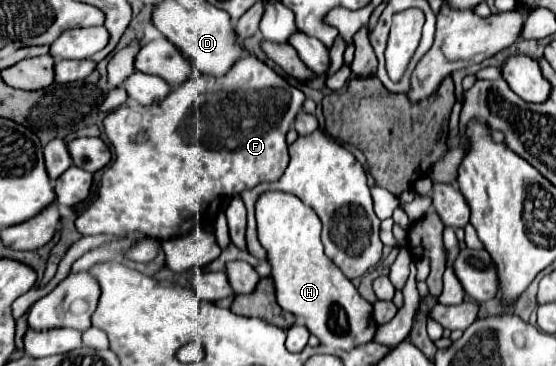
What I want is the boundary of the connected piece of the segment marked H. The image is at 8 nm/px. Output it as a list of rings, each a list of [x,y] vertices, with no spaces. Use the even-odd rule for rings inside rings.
[[[265,192],[257,200],[257,236],[267,252],[271,278],[275,282],[277,304],[283,310],[295,314],[295,318],[301,320],[307,326],[307,330],[319,338],[321,344],[339,350],[351,350],[373,338],[375,332],[375,322],[371,320],[373,306],[359,296],[357,288],[349,282],[349,278],[323,254],[323,244],[319,234],[321,234],[321,220],[313,212],[313,208],[305,206],[297,196],[287,192]]]

